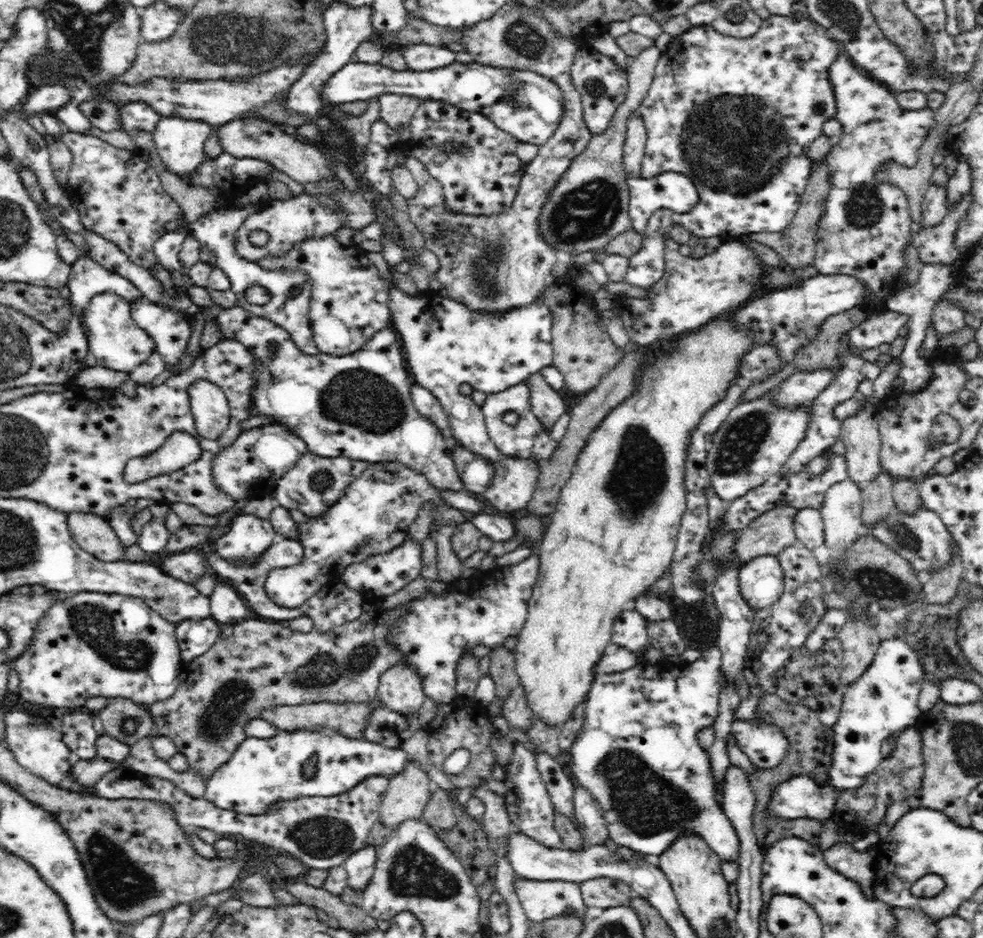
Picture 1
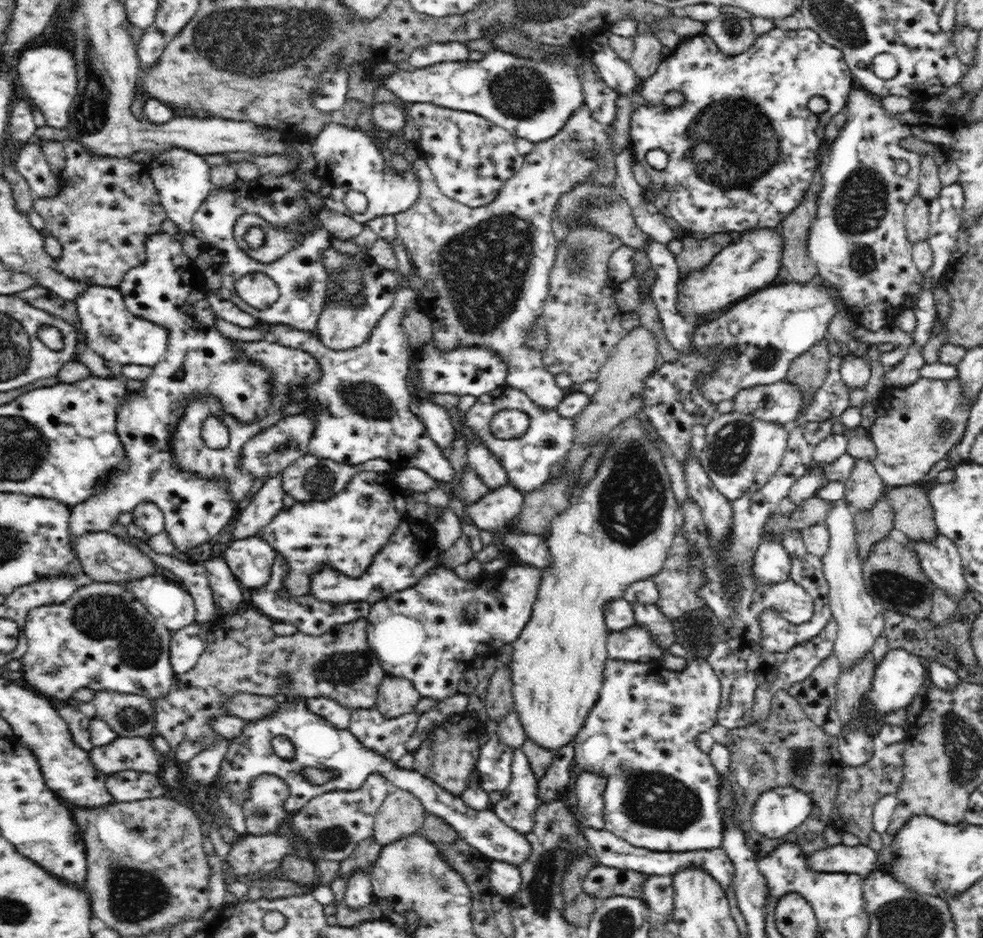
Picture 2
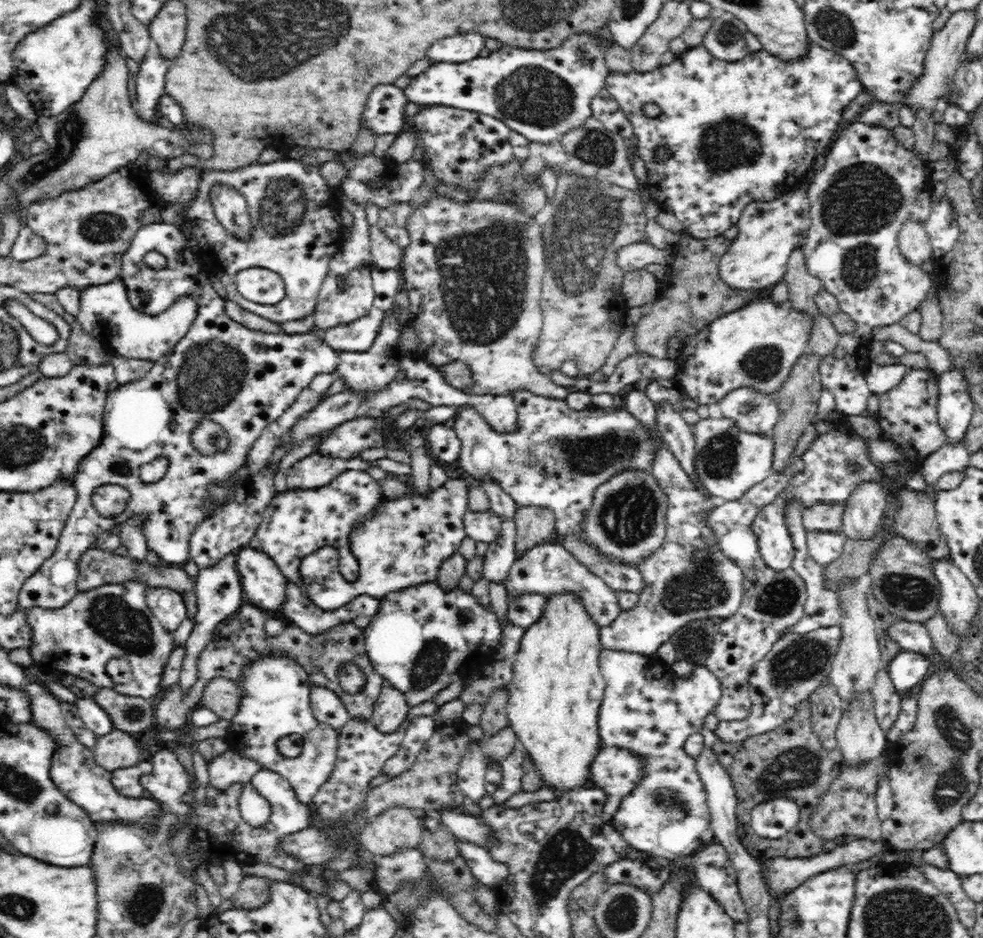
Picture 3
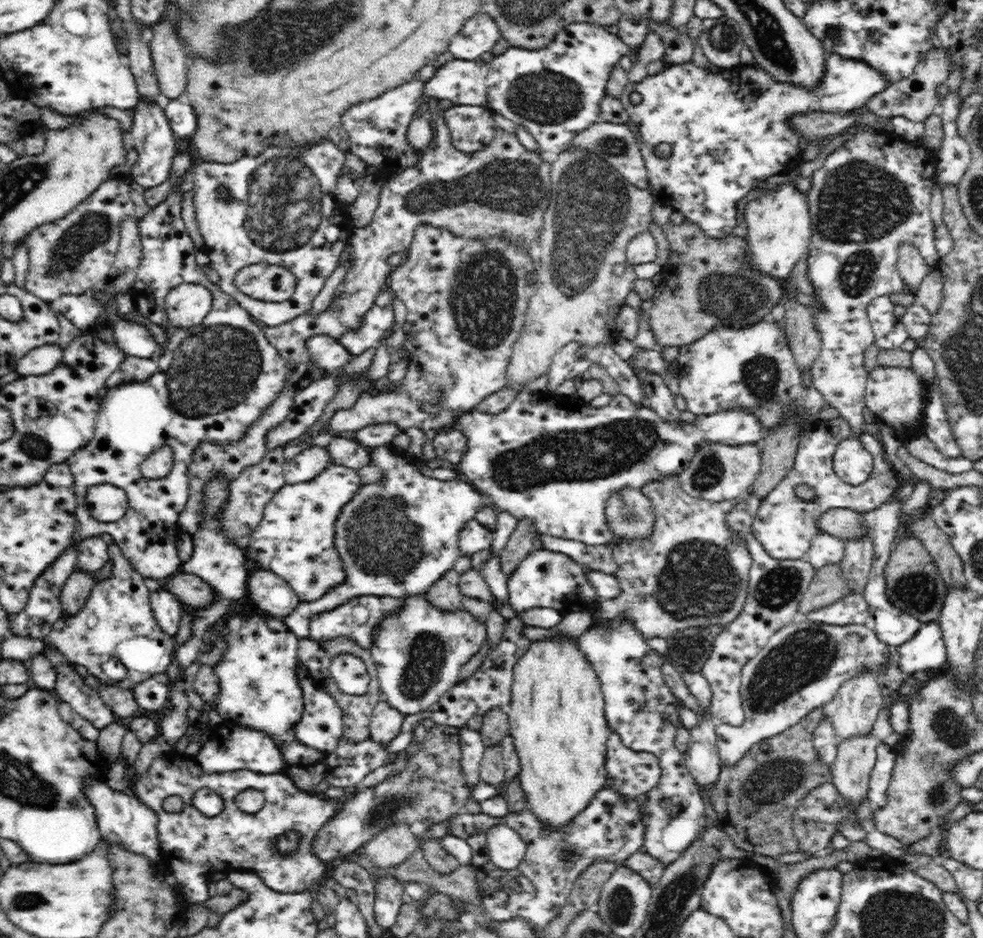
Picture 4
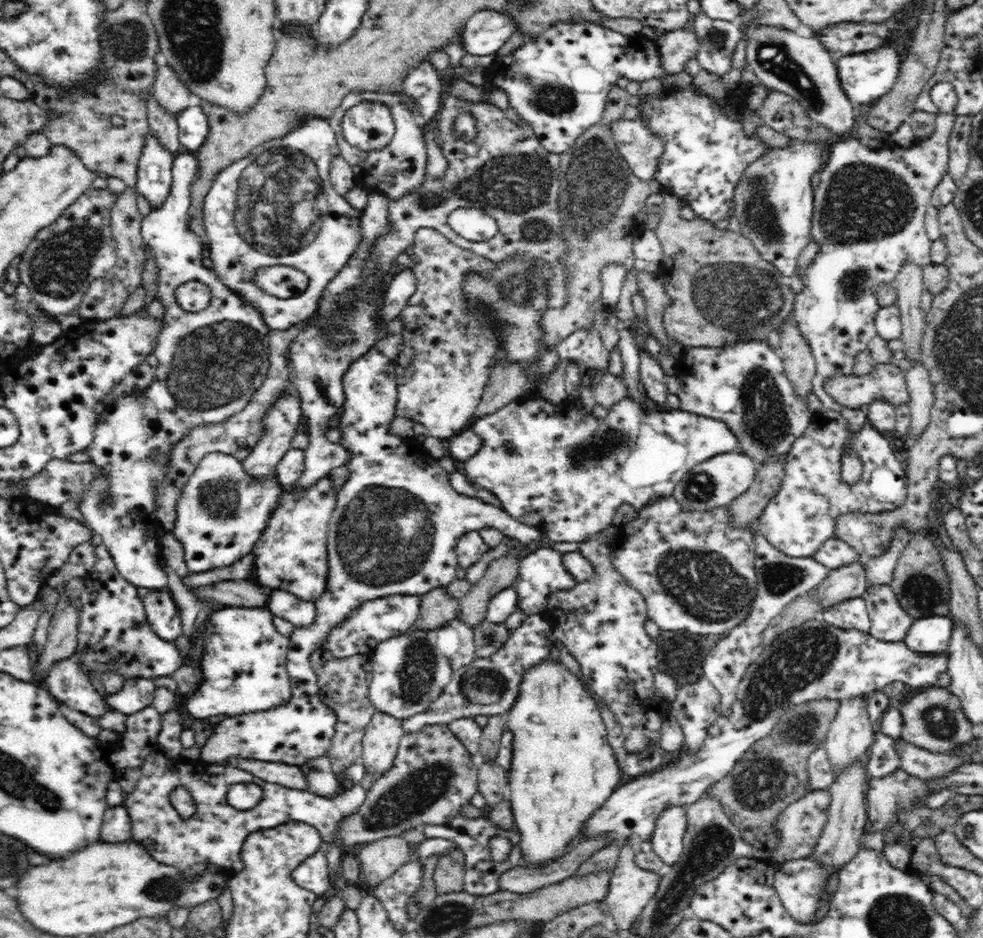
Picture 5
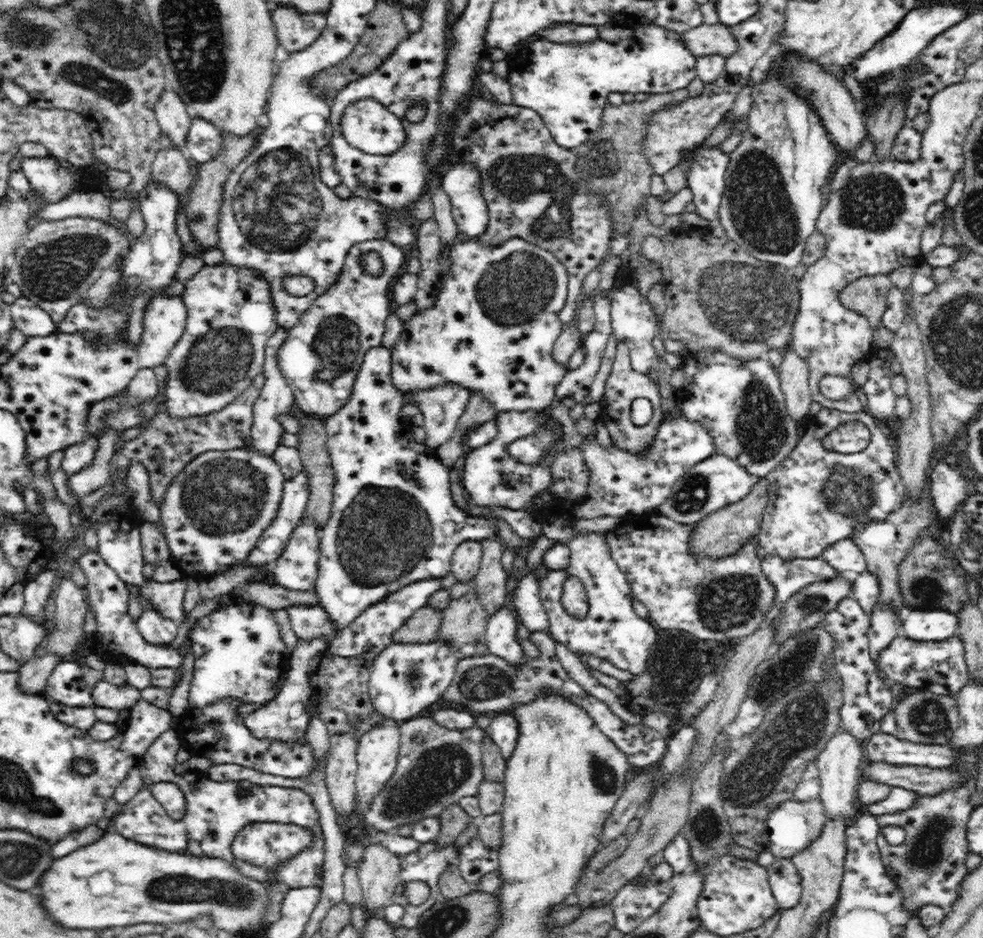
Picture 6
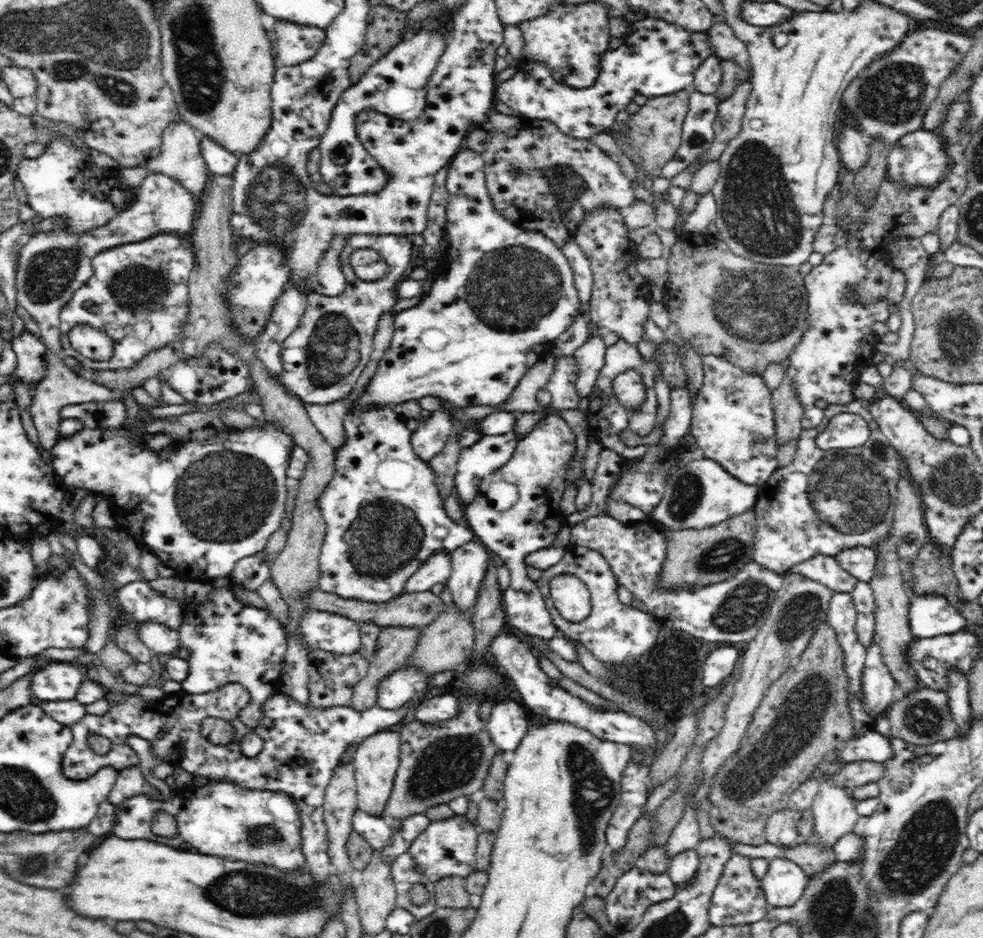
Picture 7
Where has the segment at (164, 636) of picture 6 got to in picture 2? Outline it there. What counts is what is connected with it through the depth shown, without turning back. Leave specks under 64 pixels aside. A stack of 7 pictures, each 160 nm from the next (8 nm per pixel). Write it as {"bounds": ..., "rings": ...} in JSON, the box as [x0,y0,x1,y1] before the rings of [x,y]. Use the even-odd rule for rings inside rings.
{"bounds":[122,574,195,631],"rings":[[[156,574],[125,580],[122,585],[171,631],[194,623],[195,602],[192,595],[179,583],[168,581],[162,575]]]}

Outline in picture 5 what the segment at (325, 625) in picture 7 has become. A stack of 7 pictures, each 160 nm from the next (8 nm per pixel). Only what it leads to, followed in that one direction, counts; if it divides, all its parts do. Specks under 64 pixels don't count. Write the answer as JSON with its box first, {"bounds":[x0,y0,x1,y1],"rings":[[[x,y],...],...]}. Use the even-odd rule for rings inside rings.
{"bounds":[270,589,317,628],"rings":[[[274,589],[270,594],[270,610],[274,616],[285,618],[295,628],[310,627],[317,613],[313,601],[299,599],[284,589]]]}

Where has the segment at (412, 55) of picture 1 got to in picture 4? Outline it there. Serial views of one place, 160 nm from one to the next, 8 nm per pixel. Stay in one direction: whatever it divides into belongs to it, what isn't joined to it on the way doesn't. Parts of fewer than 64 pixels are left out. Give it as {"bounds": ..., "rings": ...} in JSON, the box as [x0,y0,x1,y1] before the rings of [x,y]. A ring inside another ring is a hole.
{"bounds":[448,14,501,61],"rings":[[[474,14],[451,40],[448,51],[454,58],[474,61],[484,52],[491,52],[501,38],[501,30],[489,14]]]}

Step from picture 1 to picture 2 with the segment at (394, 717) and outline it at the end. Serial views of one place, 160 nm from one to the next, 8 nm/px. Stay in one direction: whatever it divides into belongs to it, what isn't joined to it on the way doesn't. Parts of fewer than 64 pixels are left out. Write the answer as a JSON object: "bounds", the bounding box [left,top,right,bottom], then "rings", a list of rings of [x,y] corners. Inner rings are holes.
{"bounds":[348,706,419,763],"rings":[[[375,706],[356,709],[351,713],[348,729],[366,750],[372,750],[396,763],[406,753],[404,744],[412,736],[419,716],[415,707],[412,712],[391,719],[384,718]]]}

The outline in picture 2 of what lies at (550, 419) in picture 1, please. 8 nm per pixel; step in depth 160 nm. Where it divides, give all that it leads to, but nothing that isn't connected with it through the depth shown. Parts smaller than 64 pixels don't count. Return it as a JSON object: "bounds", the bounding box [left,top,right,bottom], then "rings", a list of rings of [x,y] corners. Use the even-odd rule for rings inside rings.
{"bounds":[395,106,618,409],"rings":[[[585,106],[573,111],[556,136],[534,143],[532,152],[524,155],[522,168],[504,182],[495,200],[478,208],[470,208],[442,194],[432,170],[419,157],[412,164],[420,187],[417,201],[408,210],[395,214],[397,236],[424,285],[417,303],[422,312],[431,318],[435,347],[446,352],[473,346],[492,346],[492,351],[496,350],[501,358],[508,358],[507,366],[512,366],[512,370],[507,370],[508,382],[503,382],[503,386],[525,392],[540,409],[556,409],[565,397],[564,389],[555,381],[555,375],[546,370],[541,354],[524,346],[524,330],[528,330],[532,322],[537,322],[536,318],[541,320],[550,292],[550,273],[558,247],[550,227],[550,214],[562,192],[571,191],[585,180],[598,186],[618,186],[617,152],[610,134],[605,130],[606,126],[594,120]]]}

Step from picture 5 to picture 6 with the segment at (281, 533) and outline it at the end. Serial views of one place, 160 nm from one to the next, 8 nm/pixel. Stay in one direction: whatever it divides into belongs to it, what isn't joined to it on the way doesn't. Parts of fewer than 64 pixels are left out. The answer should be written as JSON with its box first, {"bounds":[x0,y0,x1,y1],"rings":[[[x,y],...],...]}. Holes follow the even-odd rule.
{"bounds":[272,518,319,592],"rings":[[[302,518],[272,568],[273,584],[294,592],[315,588],[319,573],[319,533],[312,518]]]}

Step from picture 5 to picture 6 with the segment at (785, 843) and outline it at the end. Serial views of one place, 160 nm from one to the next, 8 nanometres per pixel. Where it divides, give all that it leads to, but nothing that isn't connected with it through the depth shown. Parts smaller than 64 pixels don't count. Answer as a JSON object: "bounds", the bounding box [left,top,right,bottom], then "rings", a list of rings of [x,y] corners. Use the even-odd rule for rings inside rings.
{"bounds":[765,797,828,859],"rings":[[[817,797],[810,802],[787,801],[772,810],[765,822],[765,831],[768,836],[767,848],[773,856],[790,859],[794,854],[808,848],[822,833],[828,820],[823,808],[824,805],[821,805]]]}

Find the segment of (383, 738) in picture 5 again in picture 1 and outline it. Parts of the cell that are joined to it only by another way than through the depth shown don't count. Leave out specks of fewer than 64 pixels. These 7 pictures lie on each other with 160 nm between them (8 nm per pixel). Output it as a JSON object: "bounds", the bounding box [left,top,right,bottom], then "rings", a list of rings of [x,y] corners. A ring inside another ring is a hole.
{"bounds":[377,660,424,715],"rings":[[[404,660],[382,673],[377,688],[377,698],[391,711],[409,715],[424,704],[423,679],[418,671]]]}

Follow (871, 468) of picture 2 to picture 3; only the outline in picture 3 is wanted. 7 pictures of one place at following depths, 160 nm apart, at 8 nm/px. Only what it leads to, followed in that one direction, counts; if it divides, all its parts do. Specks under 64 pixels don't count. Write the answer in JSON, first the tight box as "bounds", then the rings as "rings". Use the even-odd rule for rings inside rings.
{"bounds":[842,480,888,541],"rings":[[[872,480],[860,483],[849,495],[842,517],[846,538],[856,541],[875,537],[886,508],[888,490]]]}

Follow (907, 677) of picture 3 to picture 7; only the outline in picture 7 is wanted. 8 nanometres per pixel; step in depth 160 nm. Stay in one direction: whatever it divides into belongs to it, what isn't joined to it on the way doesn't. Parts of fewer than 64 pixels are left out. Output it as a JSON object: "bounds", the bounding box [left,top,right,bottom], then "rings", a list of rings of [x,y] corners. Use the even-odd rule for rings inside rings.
{"bounds":[909,594,966,639],"rings":[[[940,594],[910,595],[909,601],[909,625],[918,639],[947,635],[966,627],[960,611]]]}

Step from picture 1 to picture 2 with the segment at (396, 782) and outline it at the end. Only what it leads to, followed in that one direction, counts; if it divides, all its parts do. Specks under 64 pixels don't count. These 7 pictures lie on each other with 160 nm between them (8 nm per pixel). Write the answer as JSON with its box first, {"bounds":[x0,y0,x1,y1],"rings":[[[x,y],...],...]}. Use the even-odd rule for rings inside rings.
{"bounds":[372,790,425,846],"rings":[[[406,790],[388,794],[376,814],[372,839],[380,846],[396,842],[398,839],[408,838],[409,835],[420,835],[424,823],[425,810],[420,800]]]}

